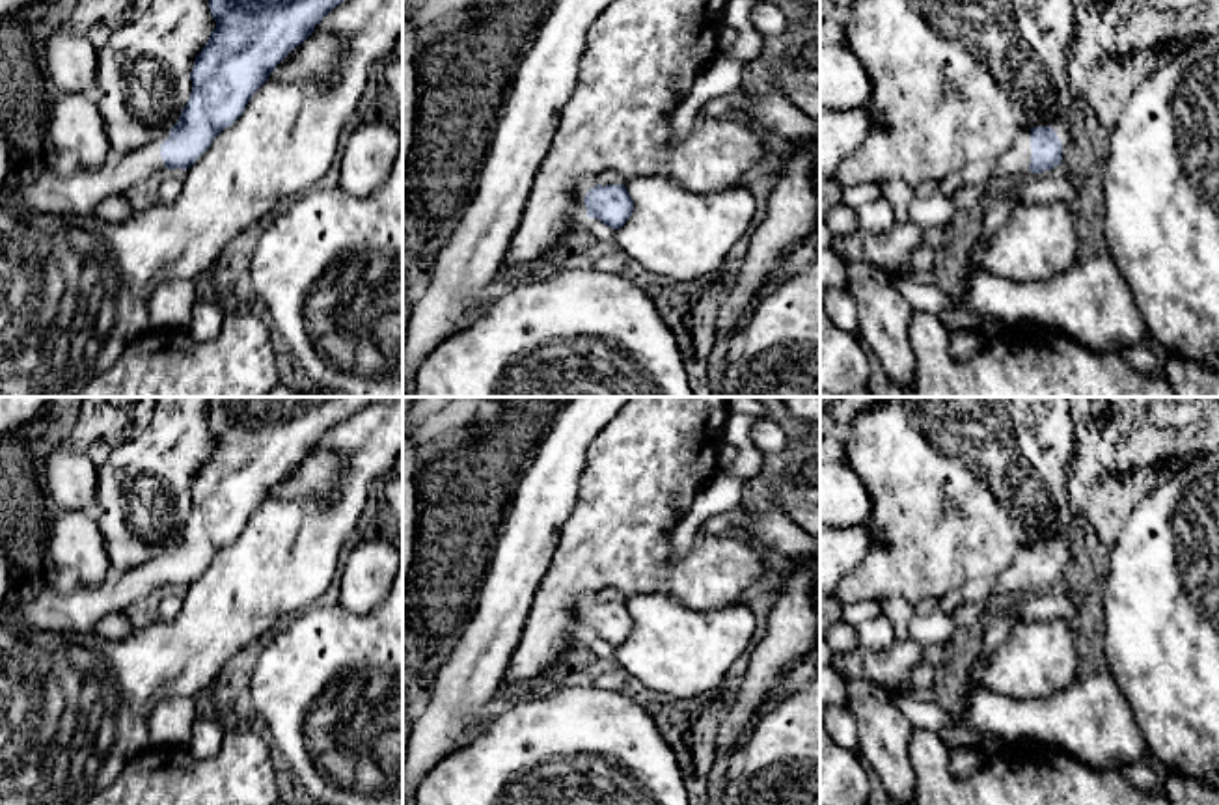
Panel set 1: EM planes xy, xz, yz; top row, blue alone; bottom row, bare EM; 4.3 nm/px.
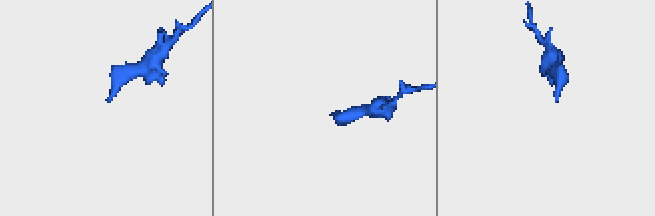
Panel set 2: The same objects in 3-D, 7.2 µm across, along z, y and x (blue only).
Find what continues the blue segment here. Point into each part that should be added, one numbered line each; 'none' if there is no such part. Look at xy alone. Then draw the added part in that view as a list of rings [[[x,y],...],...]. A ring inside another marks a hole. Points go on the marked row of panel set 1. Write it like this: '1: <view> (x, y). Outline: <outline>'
1: xy (79, 194). Outline: [[[166,129],[149,143],[127,153],[112,155],[95,170],[58,175],[52,170],[15,179],[7,205],[21,227],[35,214],[91,216],[110,196],[125,194],[130,186],[151,177],[185,175],[186,170],[168,170],[160,157],[160,143],[170,138]]]

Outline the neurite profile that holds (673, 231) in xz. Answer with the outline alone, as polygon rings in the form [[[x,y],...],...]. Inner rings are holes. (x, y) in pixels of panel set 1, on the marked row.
[[[637,175],[626,181],[632,216],[615,229],[615,244],[652,274],[693,281],[719,272],[731,248],[747,233],[757,201],[746,183],[712,194],[695,194],[665,175]]]

